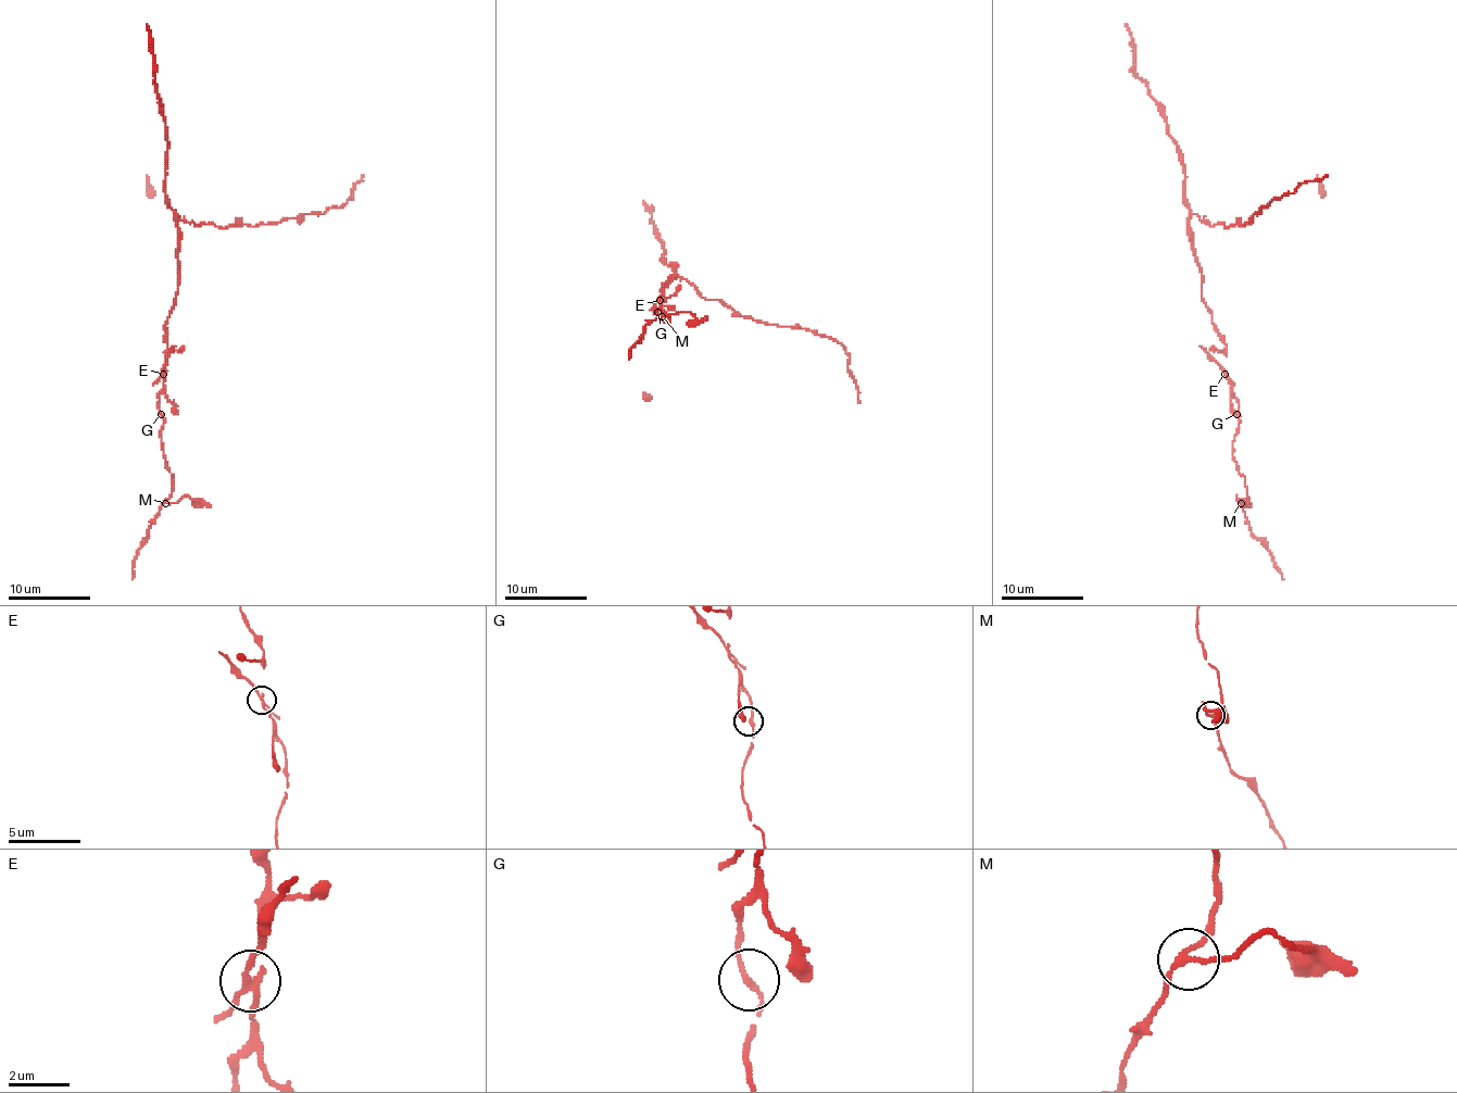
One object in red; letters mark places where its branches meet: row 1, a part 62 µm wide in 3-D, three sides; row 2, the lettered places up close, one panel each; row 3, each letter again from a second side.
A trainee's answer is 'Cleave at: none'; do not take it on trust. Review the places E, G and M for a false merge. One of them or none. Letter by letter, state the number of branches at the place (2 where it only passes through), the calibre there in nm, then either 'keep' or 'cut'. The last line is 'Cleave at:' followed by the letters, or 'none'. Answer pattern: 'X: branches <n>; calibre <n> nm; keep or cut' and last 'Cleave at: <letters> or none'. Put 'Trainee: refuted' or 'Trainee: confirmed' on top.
Trainee: refuted
E: branches 3; calibre 170 nm; cut
G: branches 2; calibre 170 nm; keep
M: branches 3; calibre 150 nm; keep
Cleave at: E

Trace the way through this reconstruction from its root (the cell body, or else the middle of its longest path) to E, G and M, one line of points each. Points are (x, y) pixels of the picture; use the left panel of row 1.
E: (174, 301), (165, 325), (165, 342), (170, 350), (181, 348), (174, 348), (163, 373)
G: (174, 301), (165, 342), (170, 350), (181, 348), (174, 348), (163, 366), (161, 414)
M: (174, 301), (165, 342), (170, 350), (181, 348), (167, 356), (159, 396), (172, 474), (165, 503)

